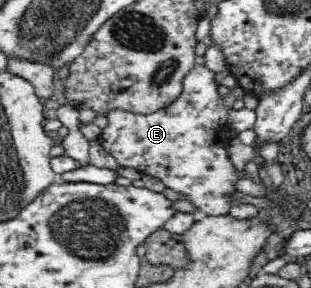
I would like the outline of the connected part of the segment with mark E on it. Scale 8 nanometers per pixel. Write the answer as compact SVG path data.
M204 65L195 66L180 82L181 93L154 112L134 114L121 108L111 108L105 112L107 127L101 130L101 135L95 141L105 153L109 153L115 159L117 166L135 169L139 174L162 181L165 188L183 194L193 207L207 216L225 216L236 205L229 193L235 191L233 183L238 180L227 152L226 145L231 139L227 137L225 128L228 127L228 111L236 97L244 95L246 90L236 86L223 104L217 95L218 84L214 80L214 73L207 70Z

